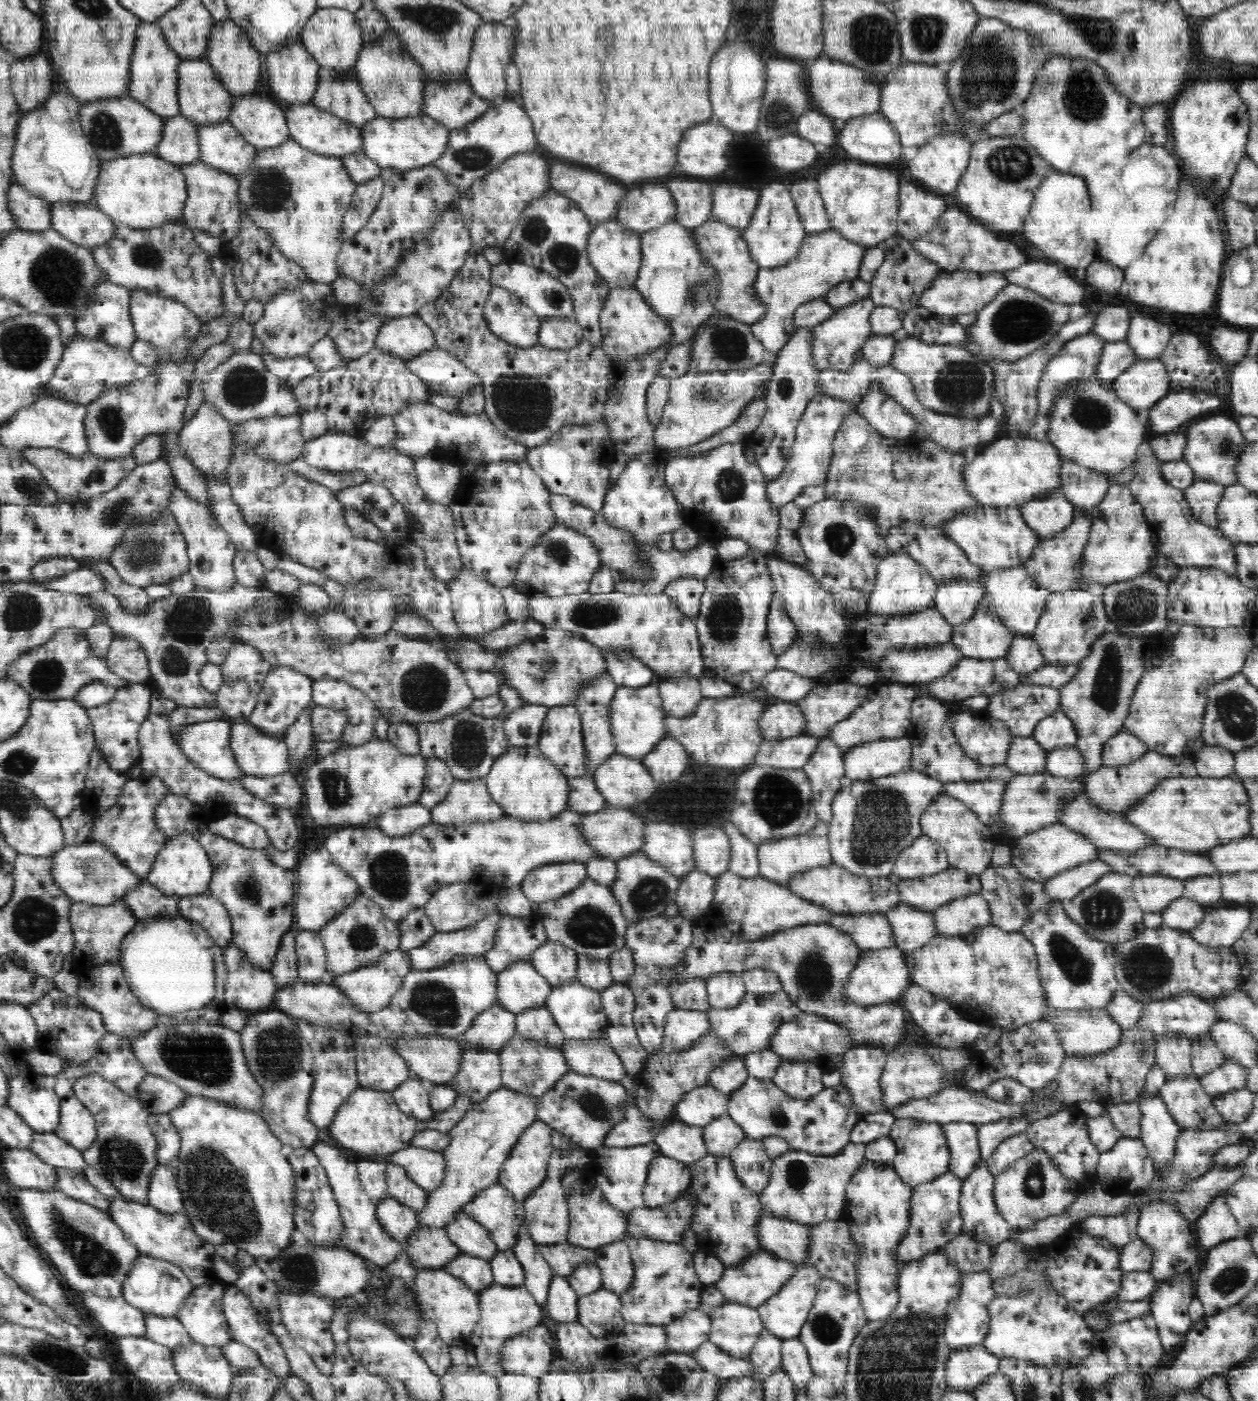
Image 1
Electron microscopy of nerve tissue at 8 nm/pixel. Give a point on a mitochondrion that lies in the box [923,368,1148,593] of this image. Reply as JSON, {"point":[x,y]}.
{"point":[1092,412]}

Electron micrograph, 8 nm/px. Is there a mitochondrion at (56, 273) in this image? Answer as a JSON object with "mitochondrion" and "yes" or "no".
{"mitochondrion":"yes"}

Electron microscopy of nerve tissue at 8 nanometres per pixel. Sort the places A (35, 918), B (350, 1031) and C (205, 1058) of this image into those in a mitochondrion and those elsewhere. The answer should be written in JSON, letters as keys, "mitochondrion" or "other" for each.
{"A":"mitochondrion","B":"other","C":"mitochondrion"}

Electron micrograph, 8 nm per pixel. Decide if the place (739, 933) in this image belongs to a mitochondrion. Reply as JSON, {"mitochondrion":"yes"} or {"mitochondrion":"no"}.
{"mitochondrion":"no"}

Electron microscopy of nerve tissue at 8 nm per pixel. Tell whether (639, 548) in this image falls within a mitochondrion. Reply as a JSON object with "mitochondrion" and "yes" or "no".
{"mitochondrion":"no"}

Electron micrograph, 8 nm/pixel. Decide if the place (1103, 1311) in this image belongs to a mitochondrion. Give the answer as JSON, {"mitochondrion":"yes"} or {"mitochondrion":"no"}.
{"mitochondrion":"no"}

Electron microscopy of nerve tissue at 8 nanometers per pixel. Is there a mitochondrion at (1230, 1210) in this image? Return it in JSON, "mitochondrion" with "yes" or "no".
{"mitochondrion":"no"}

